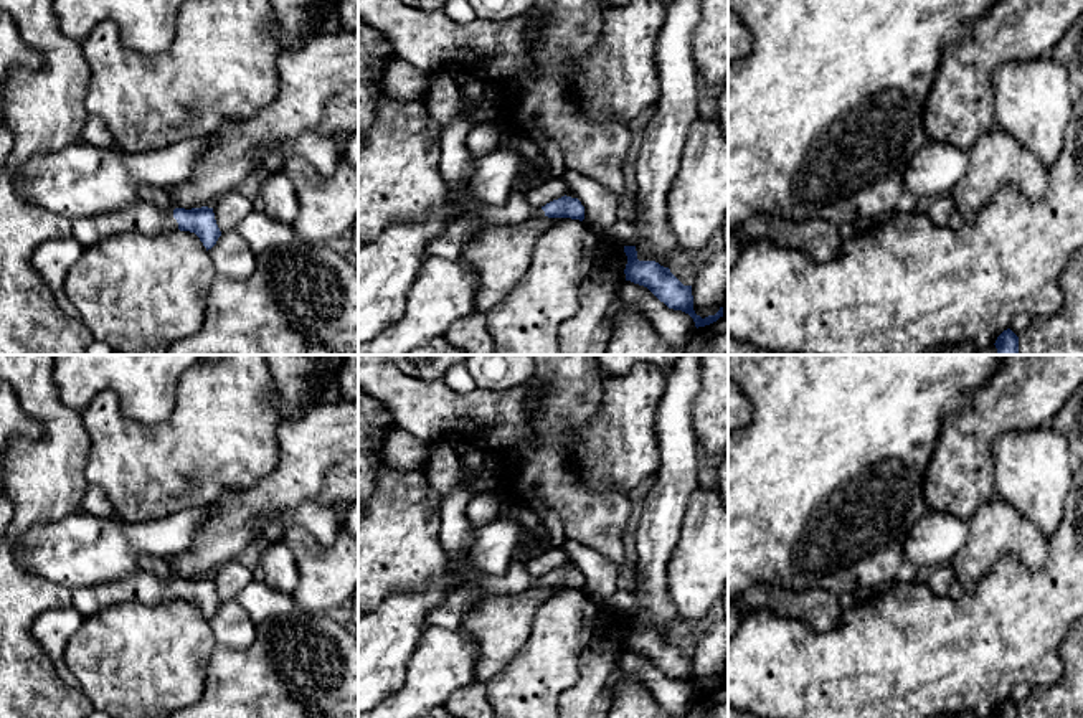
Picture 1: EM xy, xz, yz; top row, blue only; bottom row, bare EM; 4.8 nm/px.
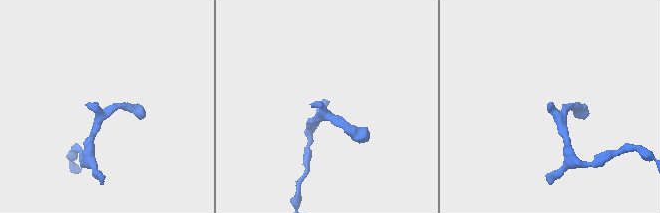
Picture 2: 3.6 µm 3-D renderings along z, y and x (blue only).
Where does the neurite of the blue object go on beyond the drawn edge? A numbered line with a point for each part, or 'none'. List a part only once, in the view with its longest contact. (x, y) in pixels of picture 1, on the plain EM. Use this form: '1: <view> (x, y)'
1: xy (144, 588)

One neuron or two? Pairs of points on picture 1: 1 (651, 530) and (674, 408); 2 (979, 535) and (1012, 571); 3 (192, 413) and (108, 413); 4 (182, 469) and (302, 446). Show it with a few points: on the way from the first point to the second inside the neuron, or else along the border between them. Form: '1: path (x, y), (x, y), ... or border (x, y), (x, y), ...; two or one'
1: path (667, 500), (674, 487), (674, 438); one
2: border (1039, 568), (1002, 555), (976, 588); two
3: path (169, 436), (162, 443), (131, 443), (124, 436); one
4: border (284, 418), (279, 425), (279, 462), (256, 484); two

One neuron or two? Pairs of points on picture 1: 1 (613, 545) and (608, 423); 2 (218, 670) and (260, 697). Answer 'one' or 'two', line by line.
1: two
2: one

